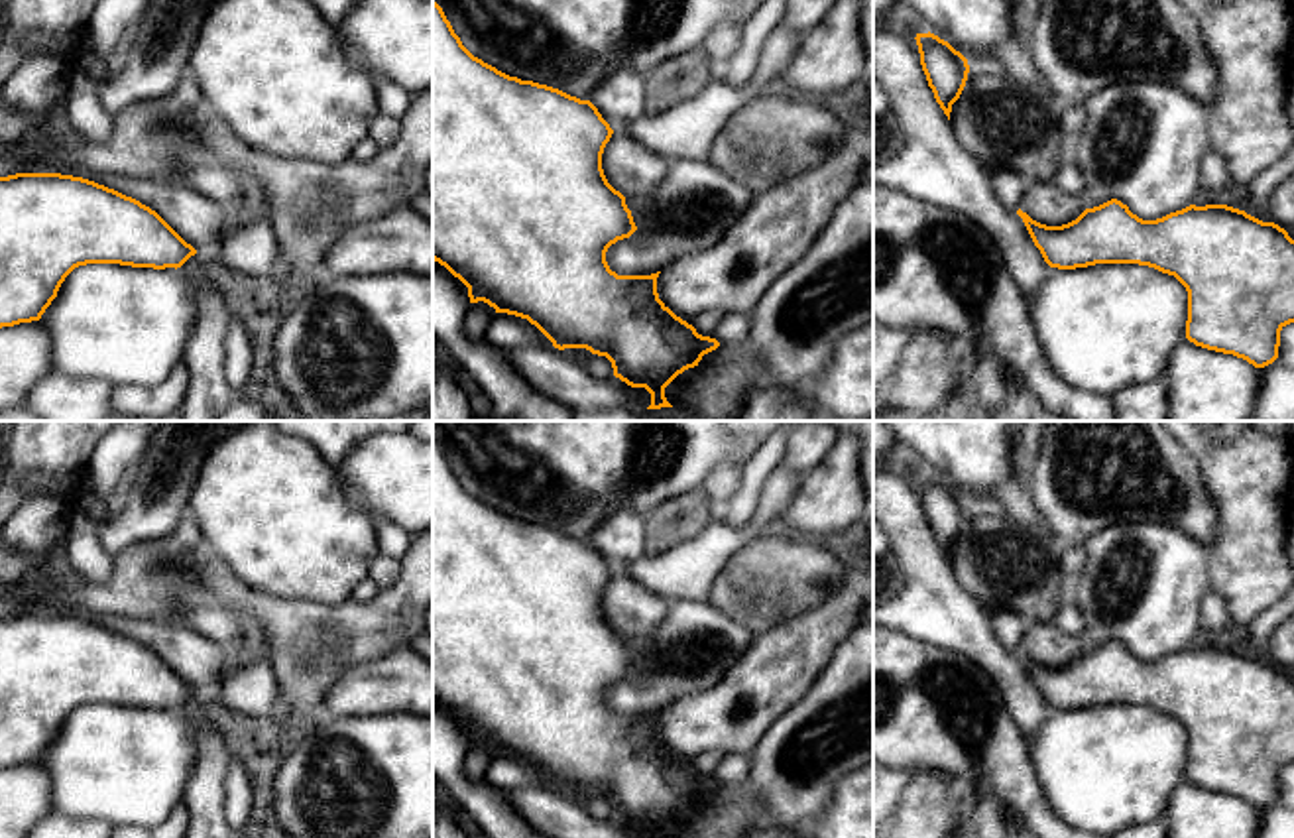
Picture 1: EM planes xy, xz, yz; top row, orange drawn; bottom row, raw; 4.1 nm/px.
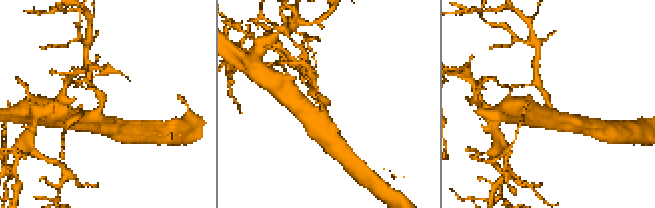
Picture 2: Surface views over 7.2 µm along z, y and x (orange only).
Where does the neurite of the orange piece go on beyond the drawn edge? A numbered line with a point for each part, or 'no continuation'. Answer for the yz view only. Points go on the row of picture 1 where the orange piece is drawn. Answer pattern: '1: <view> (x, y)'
no continuation

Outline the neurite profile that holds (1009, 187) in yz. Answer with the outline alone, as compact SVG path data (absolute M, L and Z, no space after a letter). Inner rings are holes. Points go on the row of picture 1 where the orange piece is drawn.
M993 169L991 171L993 191L997 193L999 201L1013 212L1021 209L1021 201L1029 187L1029 181L1015 171L1007 169Z

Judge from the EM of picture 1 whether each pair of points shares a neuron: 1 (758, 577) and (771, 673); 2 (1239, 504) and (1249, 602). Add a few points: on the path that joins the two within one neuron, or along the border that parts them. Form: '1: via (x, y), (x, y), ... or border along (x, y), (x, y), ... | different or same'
1: border along (807, 608), (756, 634) | different
2: via (1249, 528), (1249, 579) | same

